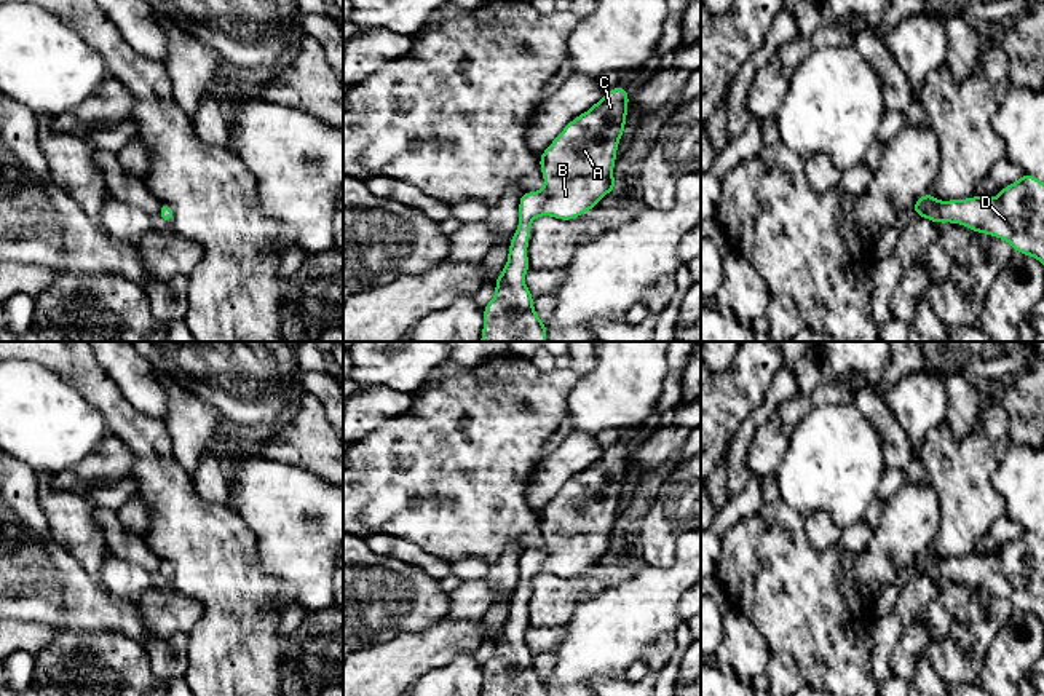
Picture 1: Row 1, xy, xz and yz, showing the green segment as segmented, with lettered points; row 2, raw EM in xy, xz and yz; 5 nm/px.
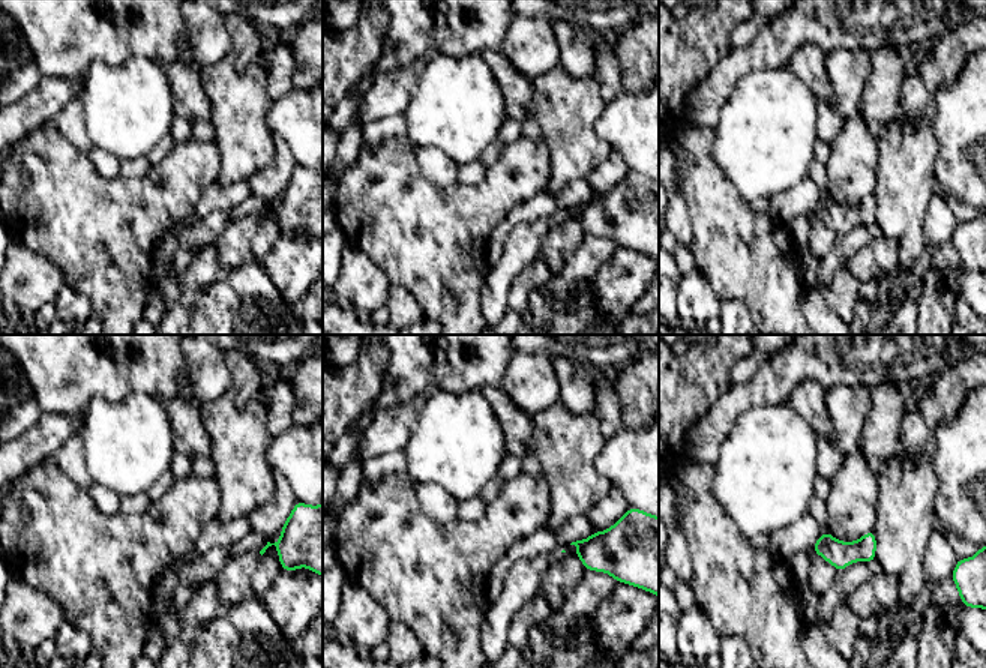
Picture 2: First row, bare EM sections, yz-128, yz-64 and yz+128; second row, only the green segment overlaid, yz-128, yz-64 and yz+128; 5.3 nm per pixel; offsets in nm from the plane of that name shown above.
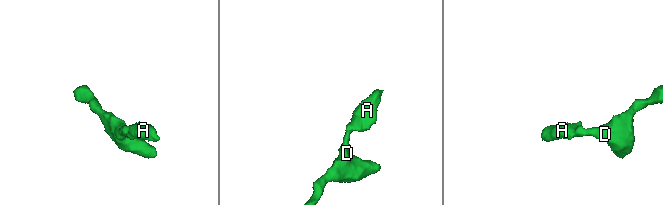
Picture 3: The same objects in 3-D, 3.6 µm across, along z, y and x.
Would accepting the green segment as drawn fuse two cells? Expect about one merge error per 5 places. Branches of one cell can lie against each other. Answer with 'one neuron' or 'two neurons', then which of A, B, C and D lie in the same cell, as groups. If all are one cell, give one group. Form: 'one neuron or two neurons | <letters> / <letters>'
one neuron | A B C D

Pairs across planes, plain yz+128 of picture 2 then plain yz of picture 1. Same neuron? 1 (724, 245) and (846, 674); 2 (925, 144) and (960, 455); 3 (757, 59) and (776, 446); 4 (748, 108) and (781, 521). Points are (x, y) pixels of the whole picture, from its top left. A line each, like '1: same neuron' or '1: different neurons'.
1: same neuron
2: same neuron
3: same neuron
4: different neurons

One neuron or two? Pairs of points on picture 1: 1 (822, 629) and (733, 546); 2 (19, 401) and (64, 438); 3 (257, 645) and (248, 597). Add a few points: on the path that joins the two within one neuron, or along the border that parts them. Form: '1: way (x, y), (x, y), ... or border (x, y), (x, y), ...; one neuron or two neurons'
1: way (800, 607), (789, 596), (781, 594), (755, 569); one neuron
2: way (31, 412), (53, 427); one neuron
3: way (248, 634), (248, 608); one neuron

